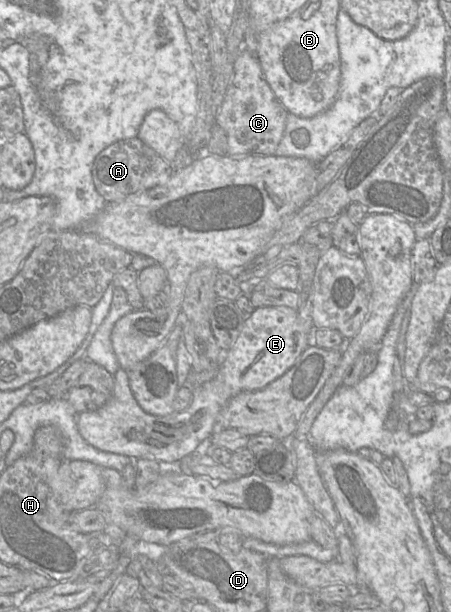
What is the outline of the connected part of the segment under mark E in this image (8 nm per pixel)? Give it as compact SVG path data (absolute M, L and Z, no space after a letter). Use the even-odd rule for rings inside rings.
M263 306L255 308L252 315L243 323L242 329L232 345L223 354L216 376L193 389L193 399L189 407L181 412L166 416L146 413L137 403L130 388L127 371L120 368L114 374L114 389L110 399L94 411L85 411L77 415L77 428L80 435L93 447L115 454L126 455L133 460L139 458L154 459L158 462L178 462L193 453L205 440L218 429L219 415L227 402L242 391L260 390L282 376L296 362L303 351L311 344L311 332L306 332L297 310L289 307Z

